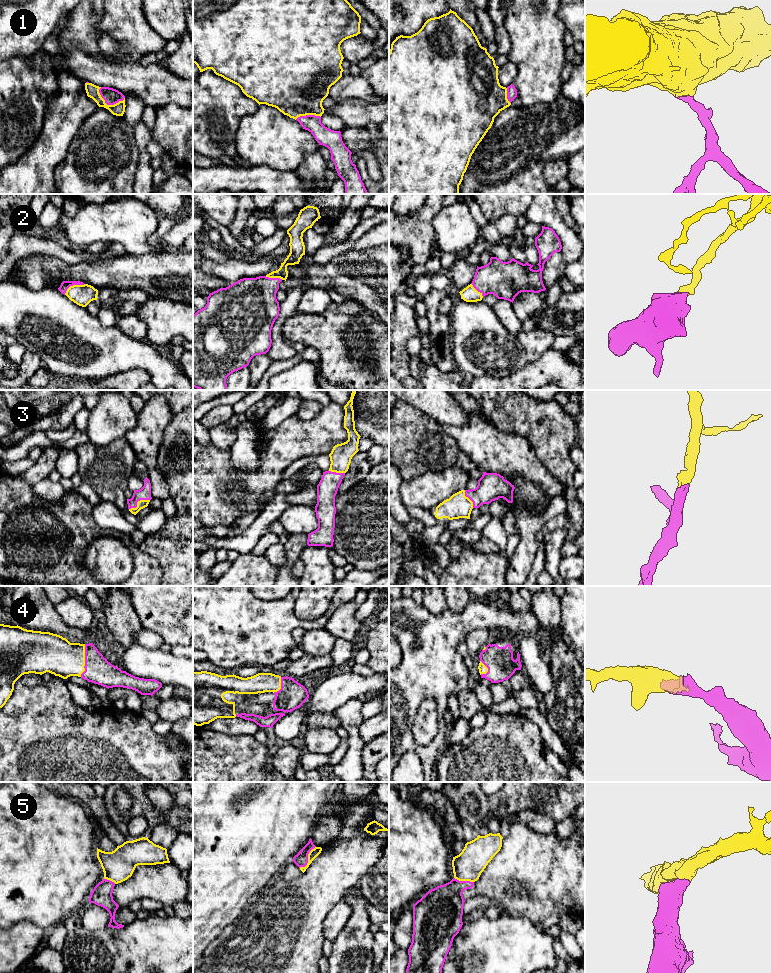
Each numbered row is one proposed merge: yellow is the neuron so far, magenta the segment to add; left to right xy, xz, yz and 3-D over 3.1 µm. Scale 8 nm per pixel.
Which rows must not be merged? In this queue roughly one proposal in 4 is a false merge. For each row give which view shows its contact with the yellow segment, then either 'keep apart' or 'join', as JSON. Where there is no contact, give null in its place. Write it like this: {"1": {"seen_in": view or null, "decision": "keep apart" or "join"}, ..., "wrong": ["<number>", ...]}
{"1": {"seen_in": "xy", "decision": "join"}, "2": {"seen_in": "xy", "decision": "join"}, "3": {"seen_in": "xy", "decision": "join"}, "4": {"seen_in": "xy", "decision": "join"}, "5": {"seen_in": "xz", "decision": "keep apart"}, "wrong": ["5"]}

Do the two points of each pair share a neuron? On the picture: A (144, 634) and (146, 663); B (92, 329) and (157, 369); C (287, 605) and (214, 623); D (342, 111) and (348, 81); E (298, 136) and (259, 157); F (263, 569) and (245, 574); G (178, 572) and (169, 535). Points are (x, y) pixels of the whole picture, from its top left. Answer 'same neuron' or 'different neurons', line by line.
A: different neurons
B: same neuron
C: same neuron
D: different neurons
E: same neuron
F: same neuron
G: same neuron

